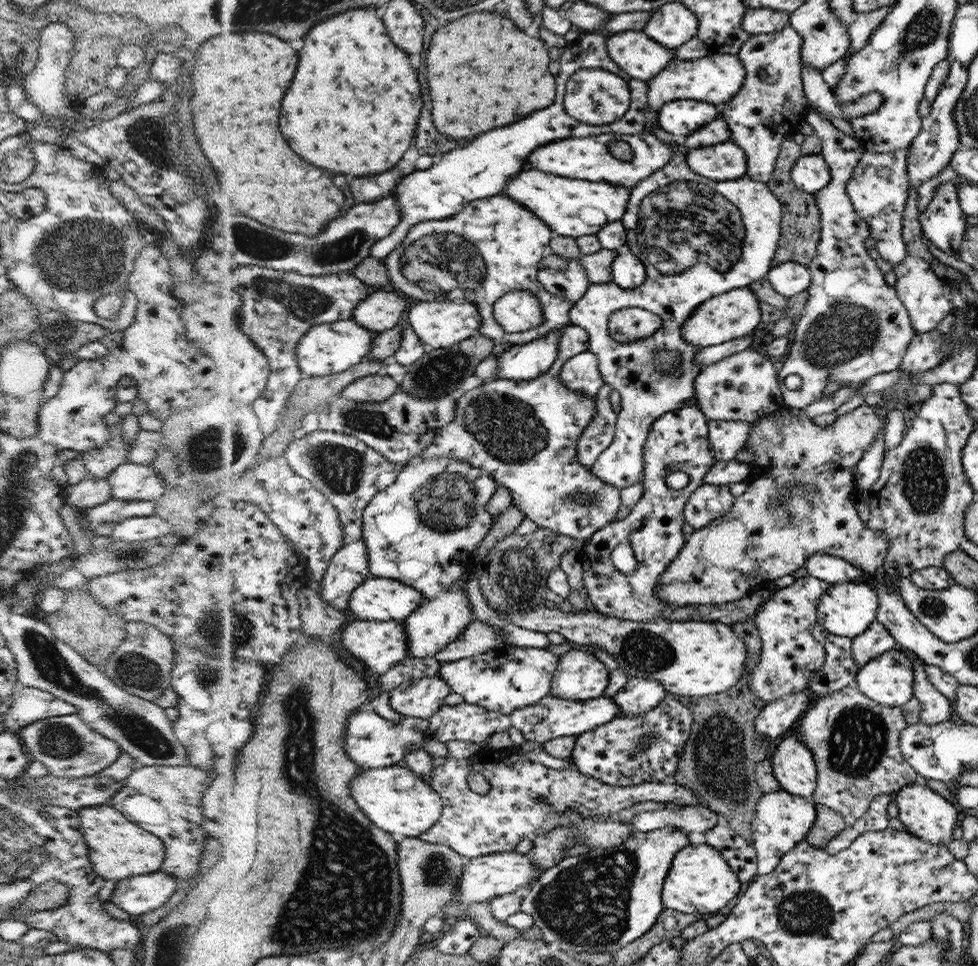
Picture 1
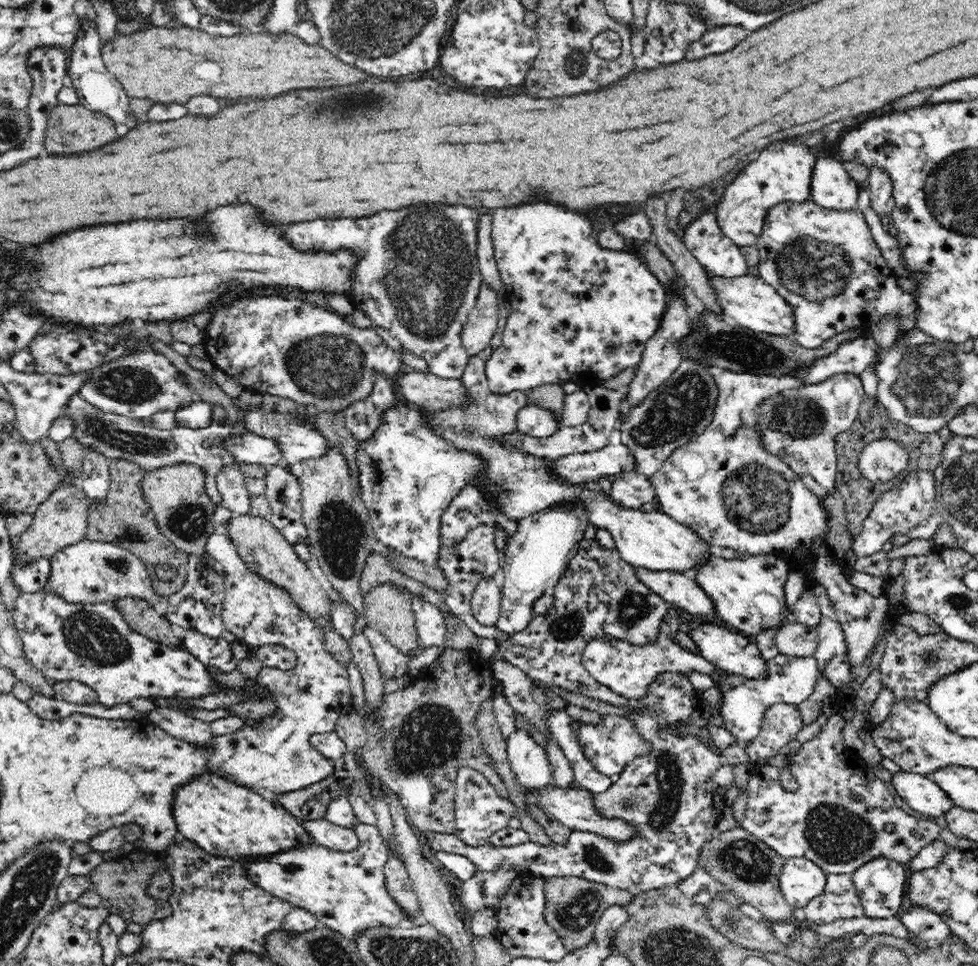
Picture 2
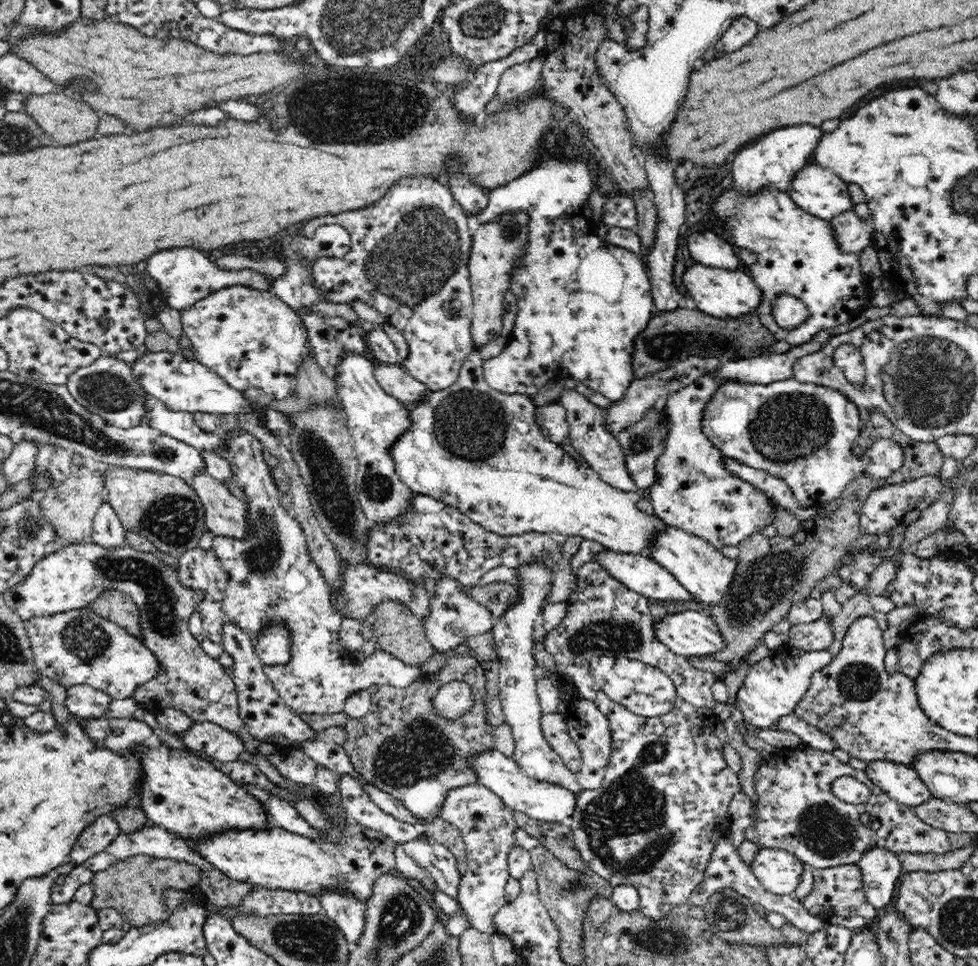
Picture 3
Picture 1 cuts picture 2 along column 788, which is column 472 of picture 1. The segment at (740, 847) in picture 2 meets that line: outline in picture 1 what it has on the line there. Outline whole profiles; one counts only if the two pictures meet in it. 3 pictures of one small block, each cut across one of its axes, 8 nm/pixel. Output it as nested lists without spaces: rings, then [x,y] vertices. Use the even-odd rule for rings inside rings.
[[[488,902],[470,906],[470,909],[466,909],[466,917],[476,922],[483,934],[491,935],[496,939],[502,939],[505,943],[521,937],[518,928],[508,926],[506,922],[496,920],[493,912],[490,911]]]

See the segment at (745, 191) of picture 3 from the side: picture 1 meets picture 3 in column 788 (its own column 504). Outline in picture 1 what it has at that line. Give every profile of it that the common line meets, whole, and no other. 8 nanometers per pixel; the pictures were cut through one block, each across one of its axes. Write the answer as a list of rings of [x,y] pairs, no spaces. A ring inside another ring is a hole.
[[[586,33],[579,41],[568,44],[564,54],[559,58],[560,71],[558,73],[558,94],[557,101],[552,106],[530,114],[530,118],[524,118],[522,122],[514,122],[510,126],[490,130],[486,134],[480,134],[468,148],[460,148],[454,152],[448,152],[436,160],[428,170],[418,169],[412,174],[406,175],[395,188],[398,202],[402,207],[402,222],[394,229],[394,232],[377,242],[373,246],[372,256],[386,260],[405,241],[410,231],[424,221],[434,219],[446,219],[461,213],[469,202],[475,202],[483,198],[490,198],[501,194],[506,188],[507,182],[515,177],[515,174],[522,172],[522,166],[528,164],[526,158],[532,150],[544,146],[554,140],[565,138],[584,138],[599,134],[638,134],[645,130],[645,122],[649,121],[649,84],[642,79],[632,78],[606,54],[604,38],[596,33]],[[578,69],[604,69],[617,75],[627,82],[631,92],[631,105],[623,114],[622,118],[606,125],[594,125],[582,122],[565,110],[564,96],[568,89],[569,78]]]

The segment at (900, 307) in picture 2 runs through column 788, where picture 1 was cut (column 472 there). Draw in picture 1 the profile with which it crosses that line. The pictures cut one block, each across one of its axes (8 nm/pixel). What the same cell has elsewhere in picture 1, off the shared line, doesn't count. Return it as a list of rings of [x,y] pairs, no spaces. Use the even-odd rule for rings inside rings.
[[[498,194],[490,198],[483,198],[475,202],[469,202],[469,205],[458,214],[446,219],[434,219],[433,221],[424,221],[414,227],[405,241],[385,260],[391,278],[391,284],[394,290],[402,292],[402,295],[410,298],[414,302],[440,300],[441,302],[470,302],[478,307],[478,315],[482,318],[482,328],[478,330],[478,336],[486,339],[492,339],[495,344],[504,344],[506,342],[512,345],[524,344],[546,334],[552,330],[564,330],[566,326],[572,323],[569,318],[572,302],[558,298],[550,291],[542,287],[541,281],[537,278],[539,262],[548,252],[548,243],[550,234],[553,231],[541,218],[530,212],[523,204],[516,202],[507,194]],[[512,291],[532,292],[544,313],[544,322],[538,328],[526,330],[526,332],[508,333],[502,329],[500,324],[495,323],[493,316],[494,304],[498,298]]]

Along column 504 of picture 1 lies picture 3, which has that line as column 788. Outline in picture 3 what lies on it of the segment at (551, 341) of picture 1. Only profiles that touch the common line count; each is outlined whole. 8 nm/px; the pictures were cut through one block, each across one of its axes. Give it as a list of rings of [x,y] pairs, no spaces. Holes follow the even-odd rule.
[[[820,333],[802,345],[791,346],[786,354],[761,355],[758,358],[724,363],[716,375],[700,376],[690,386],[667,396],[658,409],[661,409],[668,423],[668,438],[663,442],[662,454],[656,459],[656,482],[644,492],[652,503],[654,514],[659,515],[667,526],[703,538],[718,549],[738,546],[751,534],[761,532],[772,524],[774,500],[766,492],[732,474],[726,467],[727,457],[704,435],[702,422],[705,408],[724,382],[735,380],[767,385],[793,378],[793,364],[805,355],[820,350],[833,337],[834,334]]]

